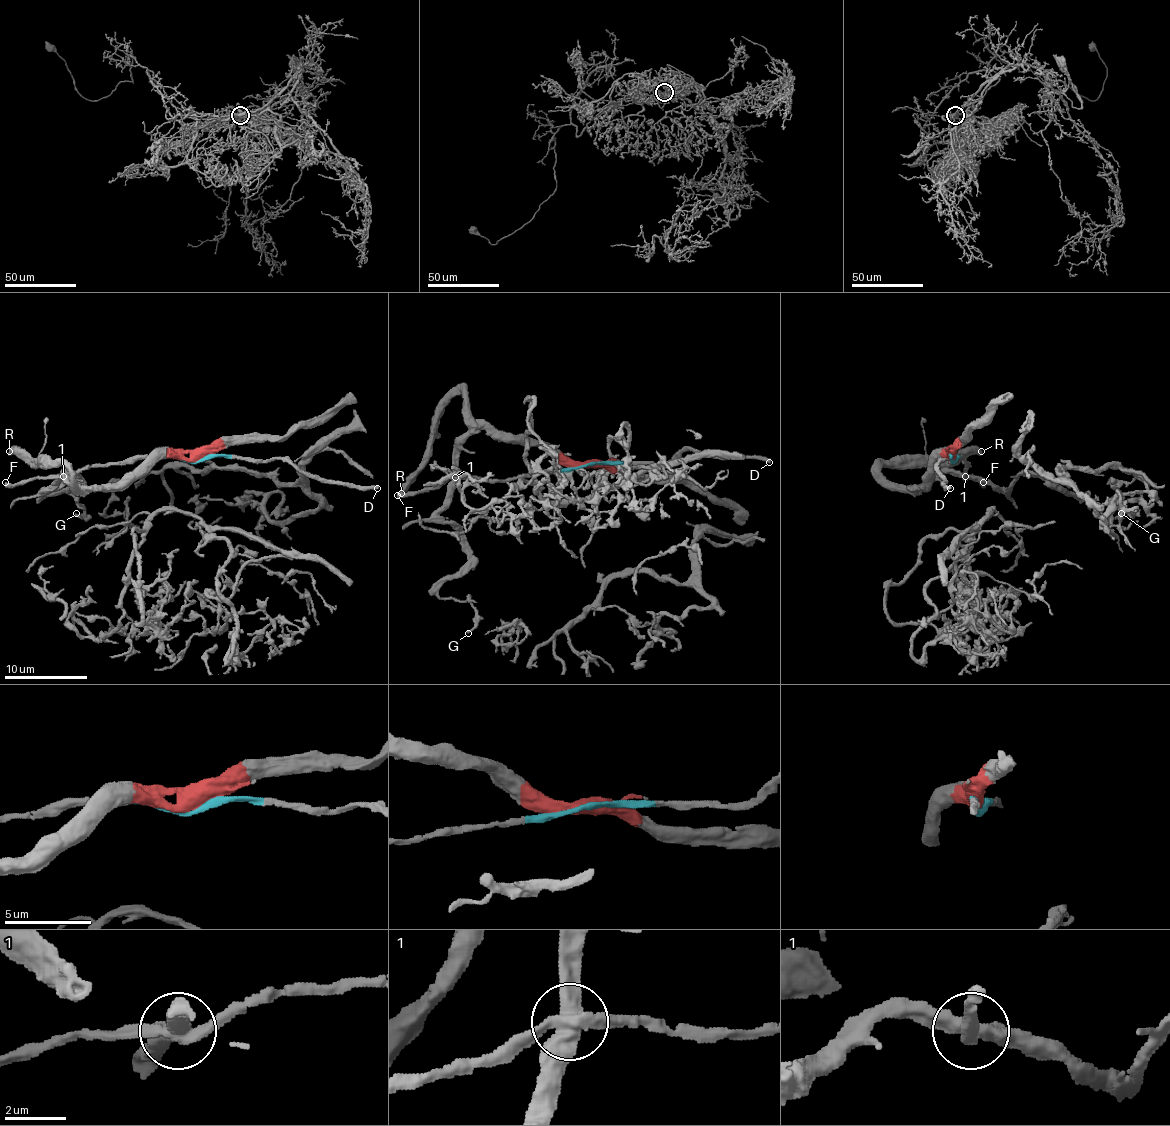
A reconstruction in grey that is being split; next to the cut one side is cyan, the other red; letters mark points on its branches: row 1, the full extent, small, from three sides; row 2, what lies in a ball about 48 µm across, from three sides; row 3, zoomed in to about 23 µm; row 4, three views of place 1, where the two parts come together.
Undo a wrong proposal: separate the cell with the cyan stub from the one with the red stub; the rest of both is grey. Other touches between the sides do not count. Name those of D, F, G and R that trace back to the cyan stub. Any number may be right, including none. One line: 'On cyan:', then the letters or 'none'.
On cyan: D, F

